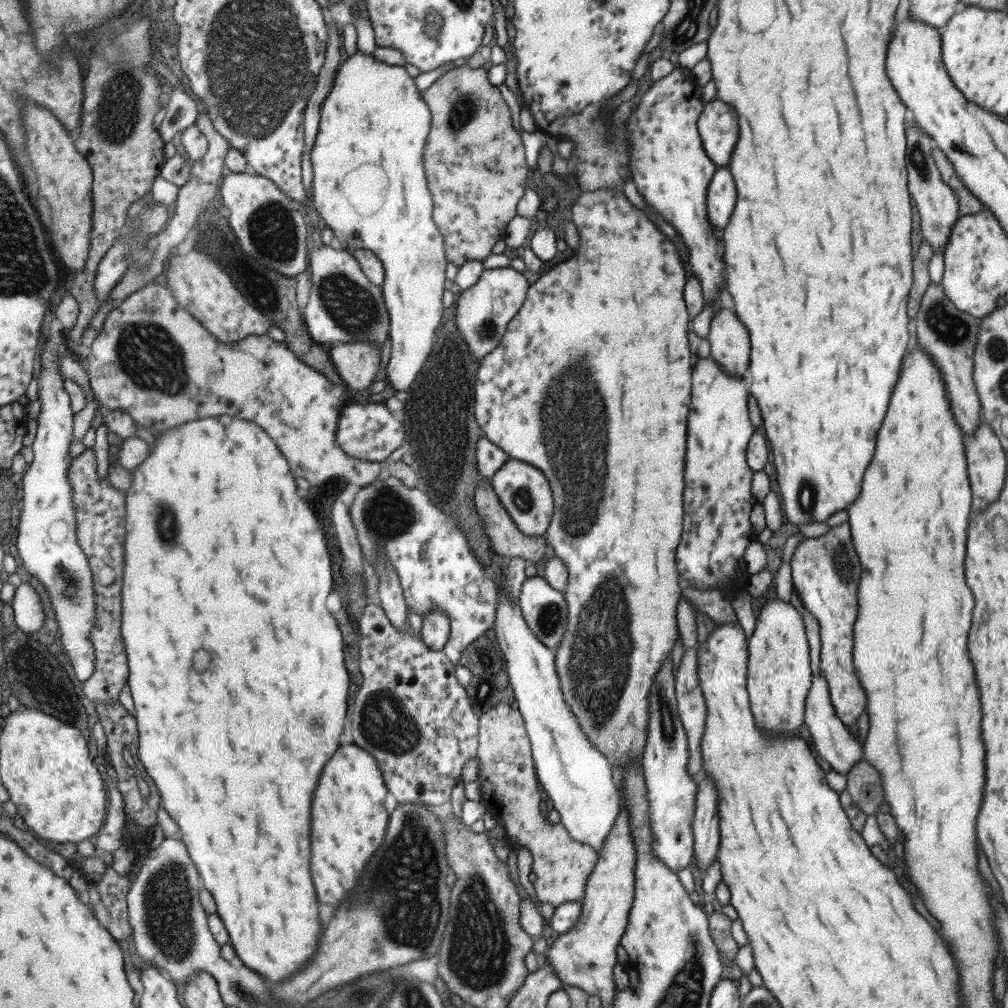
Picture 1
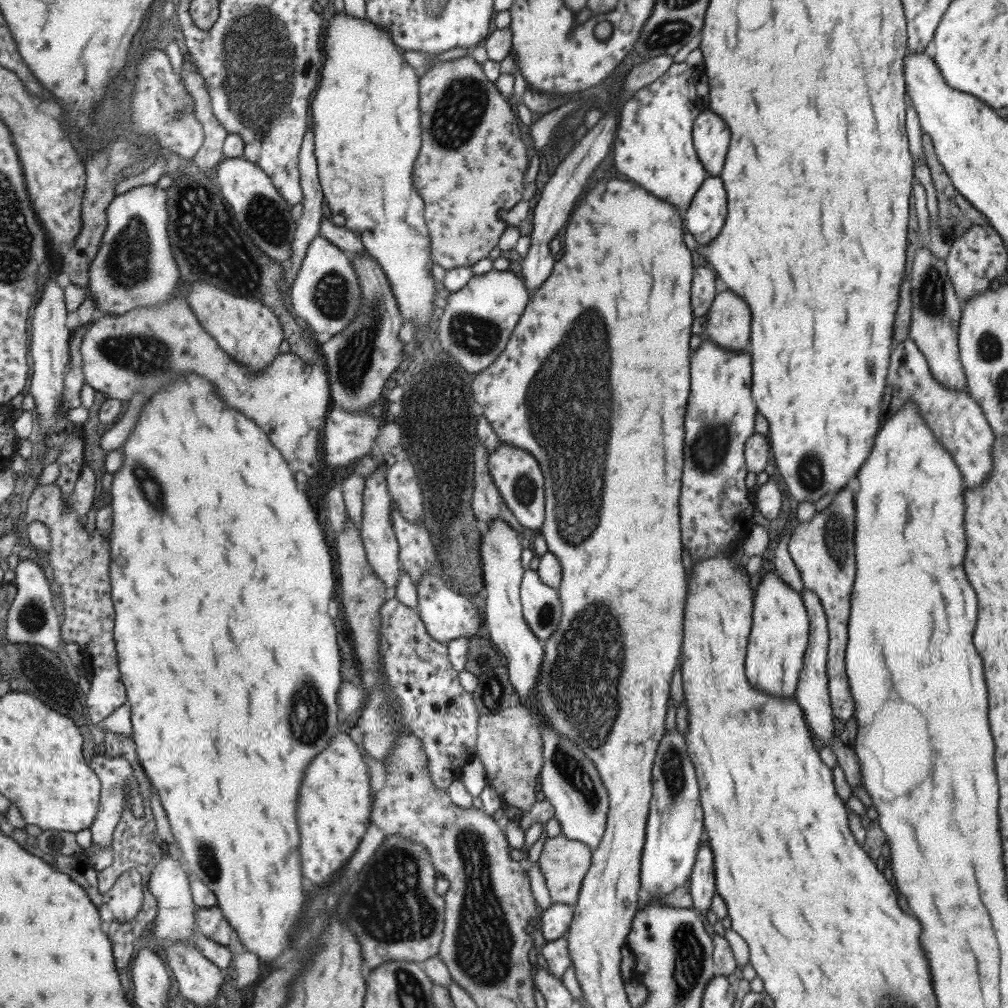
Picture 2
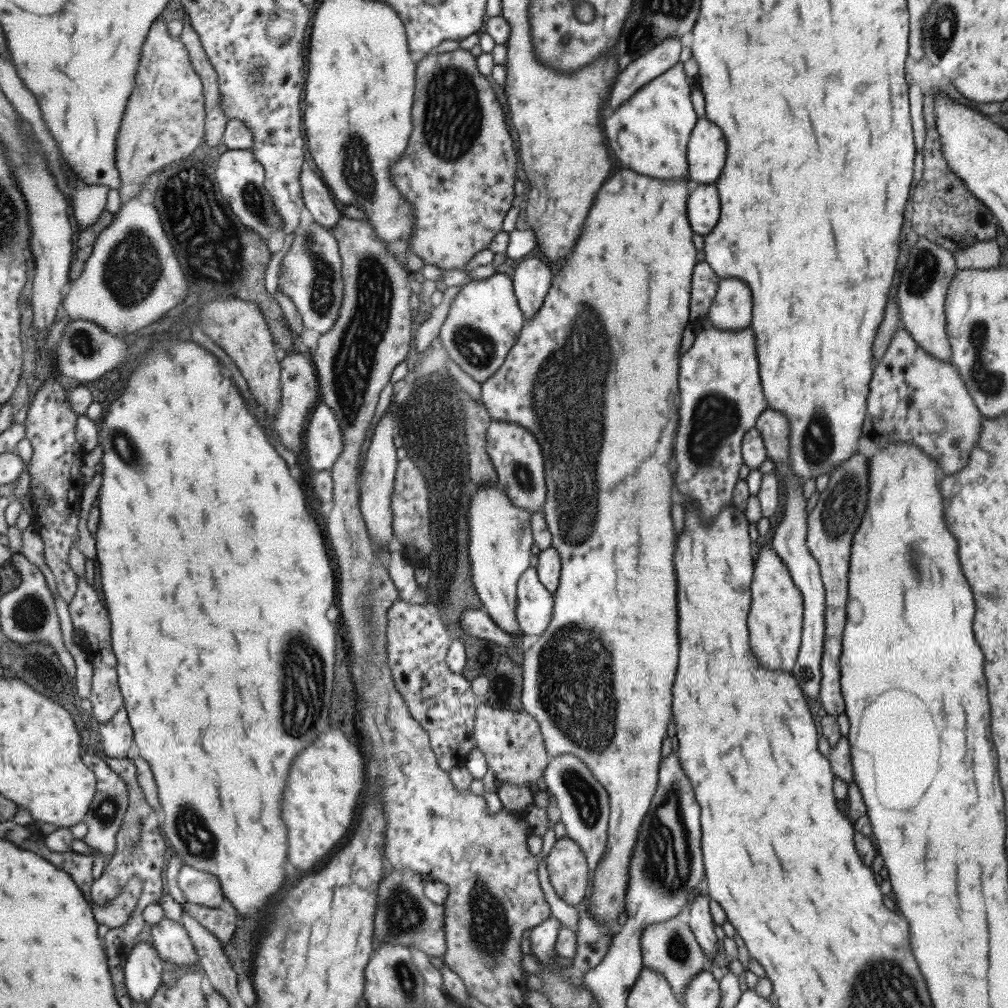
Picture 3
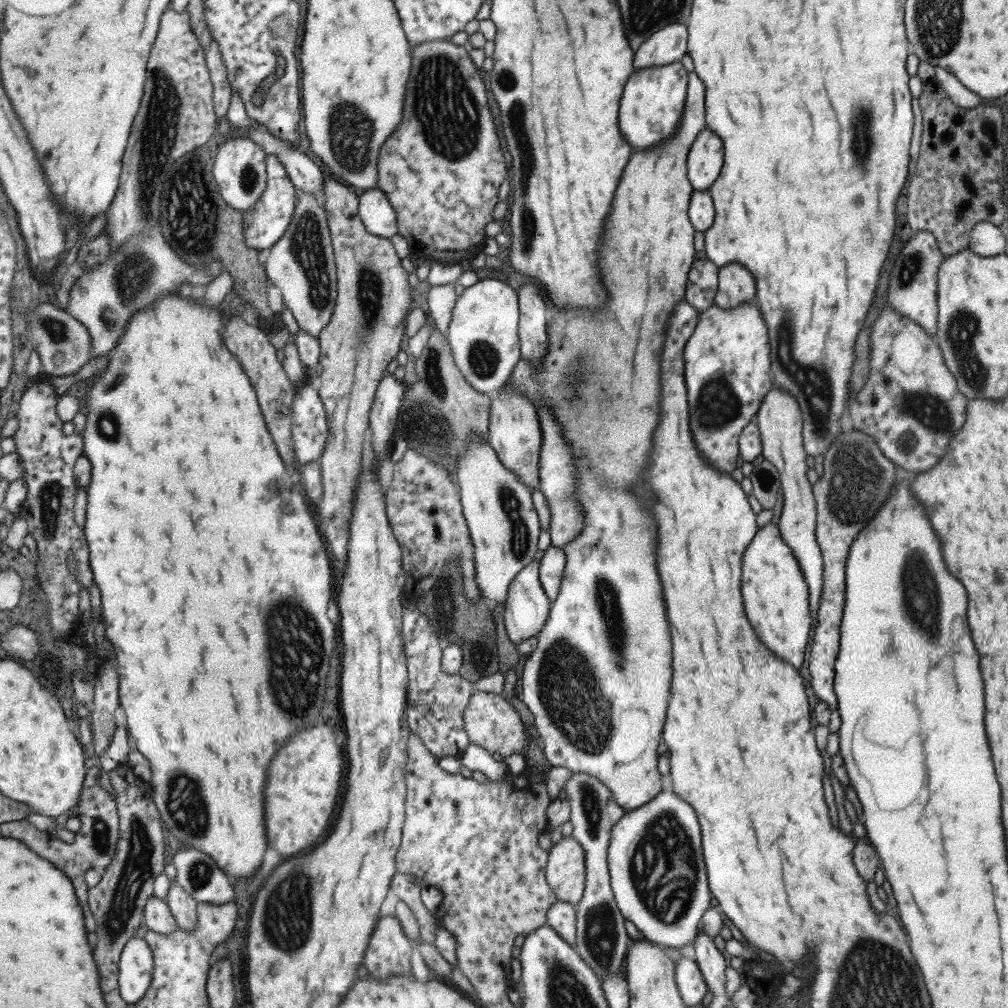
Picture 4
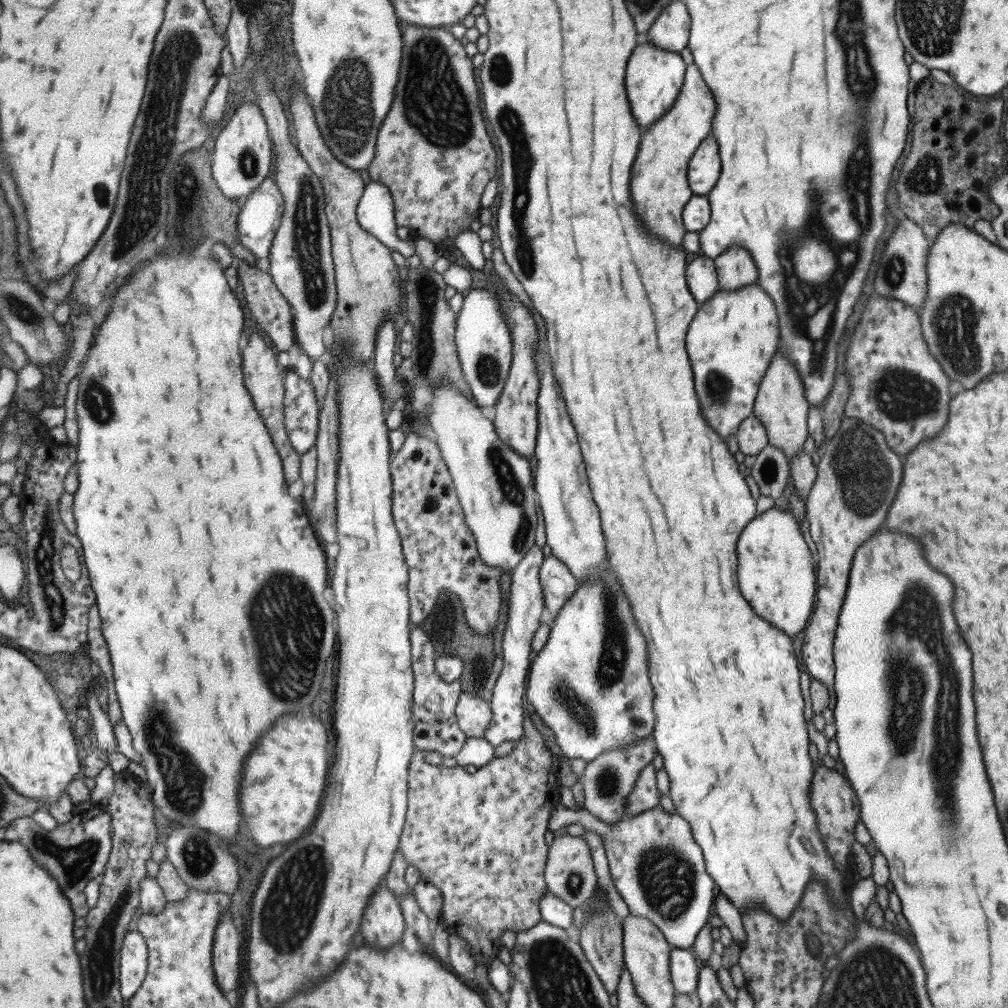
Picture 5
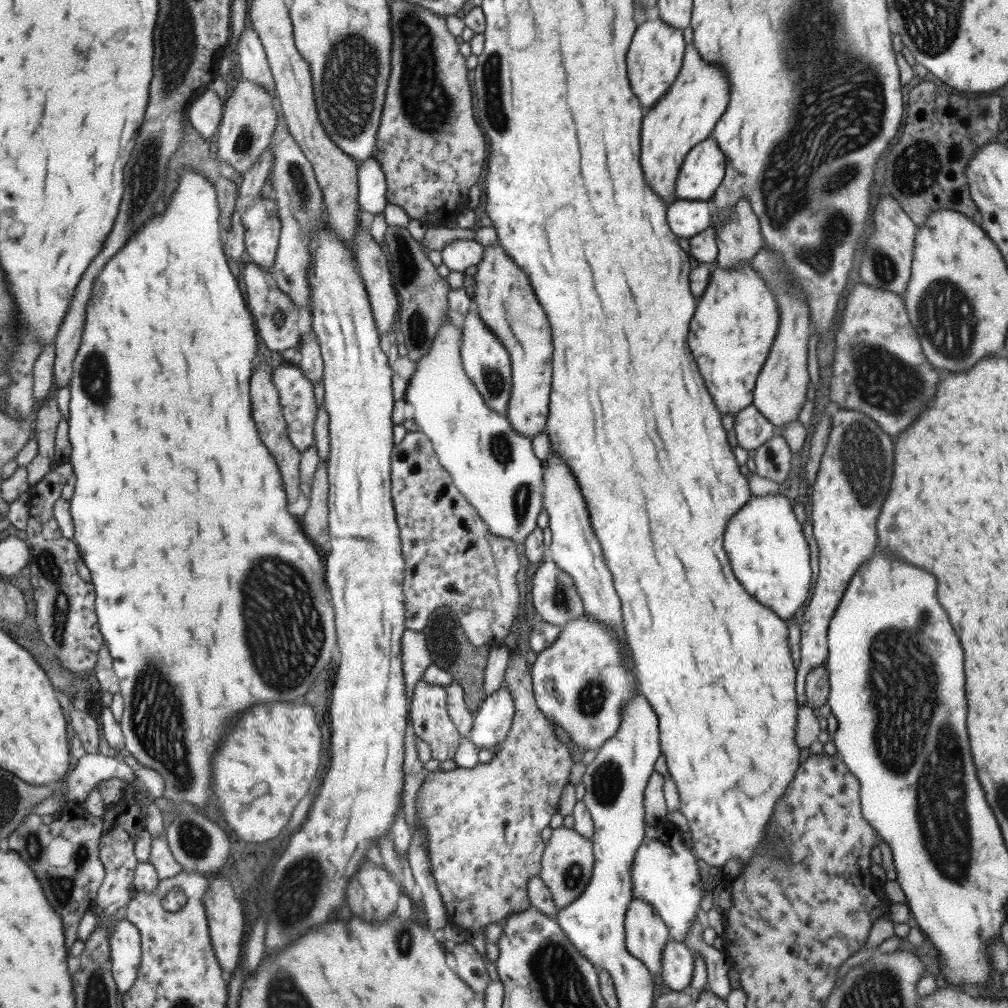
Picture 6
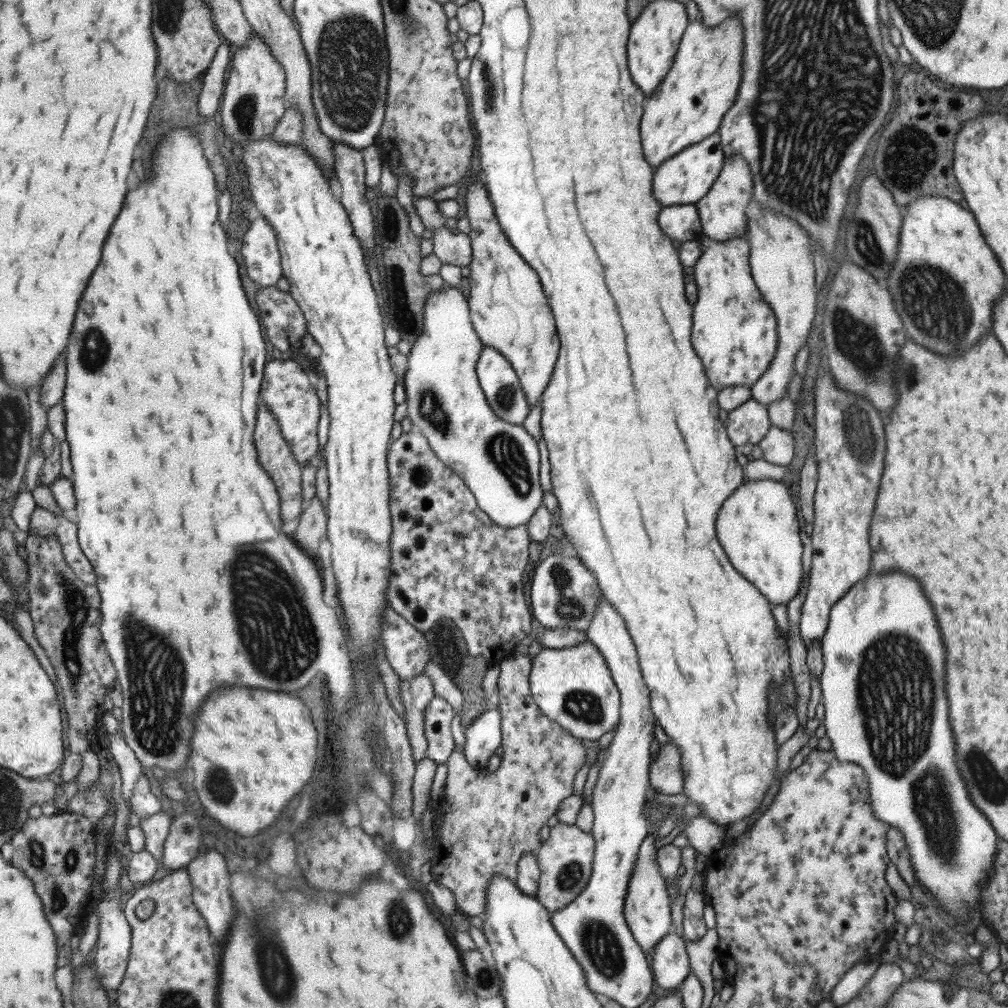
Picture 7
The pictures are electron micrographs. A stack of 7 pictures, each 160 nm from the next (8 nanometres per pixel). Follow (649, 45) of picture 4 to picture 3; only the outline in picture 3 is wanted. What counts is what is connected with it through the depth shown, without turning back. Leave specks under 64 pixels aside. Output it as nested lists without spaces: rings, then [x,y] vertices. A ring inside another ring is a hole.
[[[667,37],[644,55],[629,62],[615,78],[608,97],[608,108],[617,108],[617,105],[629,98],[640,86],[672,67],[678,61],[680,50],[679,38]]]

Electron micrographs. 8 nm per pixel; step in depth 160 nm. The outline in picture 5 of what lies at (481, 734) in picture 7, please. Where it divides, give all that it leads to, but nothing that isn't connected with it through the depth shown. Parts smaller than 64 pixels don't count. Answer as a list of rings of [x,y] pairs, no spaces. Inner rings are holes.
[[[535,545],[525,555],[525,558],[513,570],[510,585],[510,597],[508,605],[508,619],[505,633],[502,636],[502,650],[504,668],[496,682],[491,706],[494,706],[495,716],[491,719],[490,728],[484,736],[491,746],[499,746],[507,740],[520,741],[525,736],[524,718],[525,692],[527,692],[527,676],[530,677],[532,643],[536,632],[542,626],[541,616],[545,612],[546,599],[543,590],[540,571],[545,562],[545,554],[541,547]]]

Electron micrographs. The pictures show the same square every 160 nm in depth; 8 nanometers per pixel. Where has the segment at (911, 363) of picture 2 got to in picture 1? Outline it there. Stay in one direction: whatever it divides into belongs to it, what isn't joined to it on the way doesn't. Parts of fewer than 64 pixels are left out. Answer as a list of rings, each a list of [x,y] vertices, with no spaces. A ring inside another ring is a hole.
[[[981,422],[976,426],[975,436],[967,438],[963,435],[962,443],[964,455],[966,456],[966,471],[971,491],[971,510],[983,510],[985,506],[992,503],[1006,478],[1006,453],[999,442],[999,439],[992,432],[987,423]]]

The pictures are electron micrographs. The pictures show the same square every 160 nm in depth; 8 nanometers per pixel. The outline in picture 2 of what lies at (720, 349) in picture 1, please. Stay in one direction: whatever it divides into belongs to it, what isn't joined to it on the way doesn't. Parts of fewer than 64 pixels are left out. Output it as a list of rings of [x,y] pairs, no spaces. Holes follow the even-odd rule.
[[[719,292],[706,314],[705,334],[717,347],[747,352],[750,335],[750,310],[733,292]]]

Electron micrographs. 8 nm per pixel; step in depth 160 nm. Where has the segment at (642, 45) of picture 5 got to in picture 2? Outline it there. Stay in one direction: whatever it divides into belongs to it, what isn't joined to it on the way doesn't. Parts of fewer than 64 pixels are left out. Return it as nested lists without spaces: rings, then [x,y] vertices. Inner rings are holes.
[[[684,61],[672,62],[662,75],[622,104],[612,139],[613,164],[617,171],[647,194],[671,203],[680,214],[707,178],[692,143],[692,124],[701,112],[695,84],[697,72],[692,67]]]

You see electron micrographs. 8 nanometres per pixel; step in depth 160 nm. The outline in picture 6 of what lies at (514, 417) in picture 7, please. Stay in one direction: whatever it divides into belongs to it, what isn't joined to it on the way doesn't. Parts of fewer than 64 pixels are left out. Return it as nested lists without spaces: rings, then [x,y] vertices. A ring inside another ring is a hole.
[[[474,310],[465,316],[462,356],[467,374],[475,381],[479,392],[483,393],[486,403],[497,412],[508,412],[513,392],[512,360],[510,352],[499,337],[490,329],[481,313]]]

